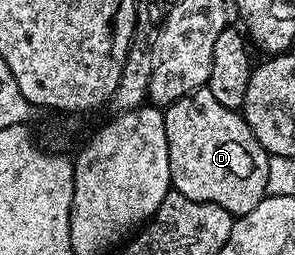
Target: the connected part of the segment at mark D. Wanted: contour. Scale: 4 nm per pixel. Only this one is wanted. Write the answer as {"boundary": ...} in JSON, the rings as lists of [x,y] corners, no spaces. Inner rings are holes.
{"boundary":[[[197,88],[192,94],[188,94],[184,98],[180,98],[176,103],[169,105],[165,109],[166,113],[166,133],[168,134],[168,162],[170,163],[170,183],[173,191],[184,194],[184,198],[192,198],[196,202],[212,202],[216,206],[220,206],[224,210],[228,210],[231,216],[237,218],[248,214],[248,210],[256,210],[256,206],[268,195],[266,191],[266,183],[268,182],[268,162],[270,156],[265,148],[260,146],[260,142],[252,134],[252,130],[247,126],[246,121],[235,109],[228,106],[220,106],[220,102],[216,102],[216,98],[212,98],[212,94],[208,89]]]}

